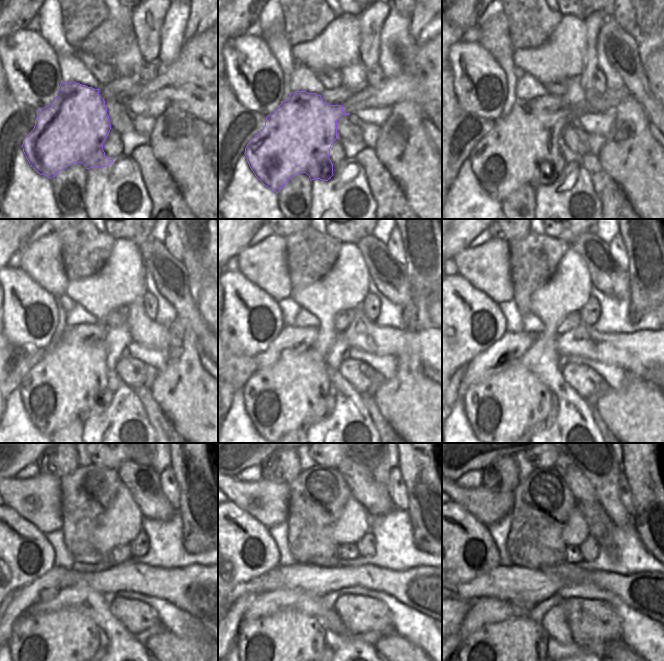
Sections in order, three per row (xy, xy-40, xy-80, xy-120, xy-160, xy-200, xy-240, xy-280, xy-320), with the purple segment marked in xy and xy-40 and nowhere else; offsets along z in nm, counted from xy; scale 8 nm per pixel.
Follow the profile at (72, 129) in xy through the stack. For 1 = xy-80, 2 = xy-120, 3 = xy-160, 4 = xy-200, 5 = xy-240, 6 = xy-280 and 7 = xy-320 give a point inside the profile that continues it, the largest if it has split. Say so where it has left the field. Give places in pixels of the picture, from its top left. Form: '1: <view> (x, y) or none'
1: xy-80 (518, 149)
2: xy-120 (69, 381)
3: xy-160 (294, 391)
4: xy-200 (510, 403)
5: xy-240 (49, 646)
6: xy-280 (278, 646)
7: xy-320 (516, 646)

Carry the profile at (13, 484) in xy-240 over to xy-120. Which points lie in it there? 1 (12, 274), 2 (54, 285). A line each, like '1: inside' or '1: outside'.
1: outside
2: inside

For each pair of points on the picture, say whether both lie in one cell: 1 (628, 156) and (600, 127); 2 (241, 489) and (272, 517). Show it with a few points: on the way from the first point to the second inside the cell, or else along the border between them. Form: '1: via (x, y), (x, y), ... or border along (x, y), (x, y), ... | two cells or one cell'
1: border along (615, 112), (613, 123), (604, 136) | two cells
2: via (252, 492), (262, 494), (269, 506) | one cell

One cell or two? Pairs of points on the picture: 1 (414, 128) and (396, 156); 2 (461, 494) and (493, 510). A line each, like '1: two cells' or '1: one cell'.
1: one cell
2: one cell

